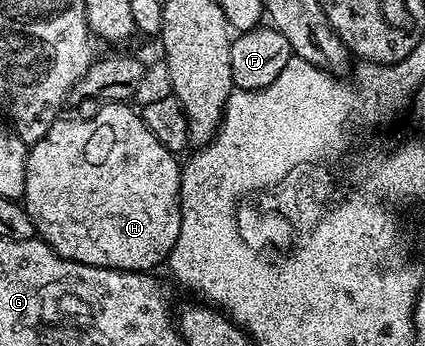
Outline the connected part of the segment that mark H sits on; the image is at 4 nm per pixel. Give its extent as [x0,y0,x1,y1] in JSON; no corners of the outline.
[23,101,181,273]

